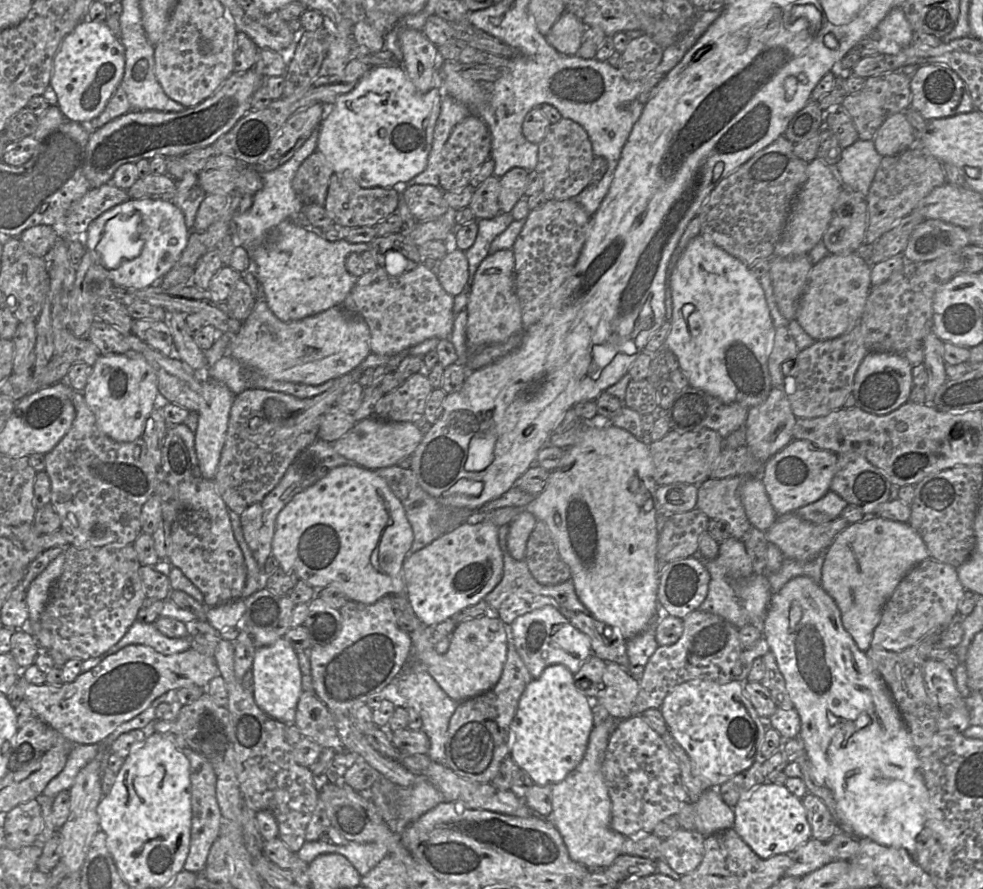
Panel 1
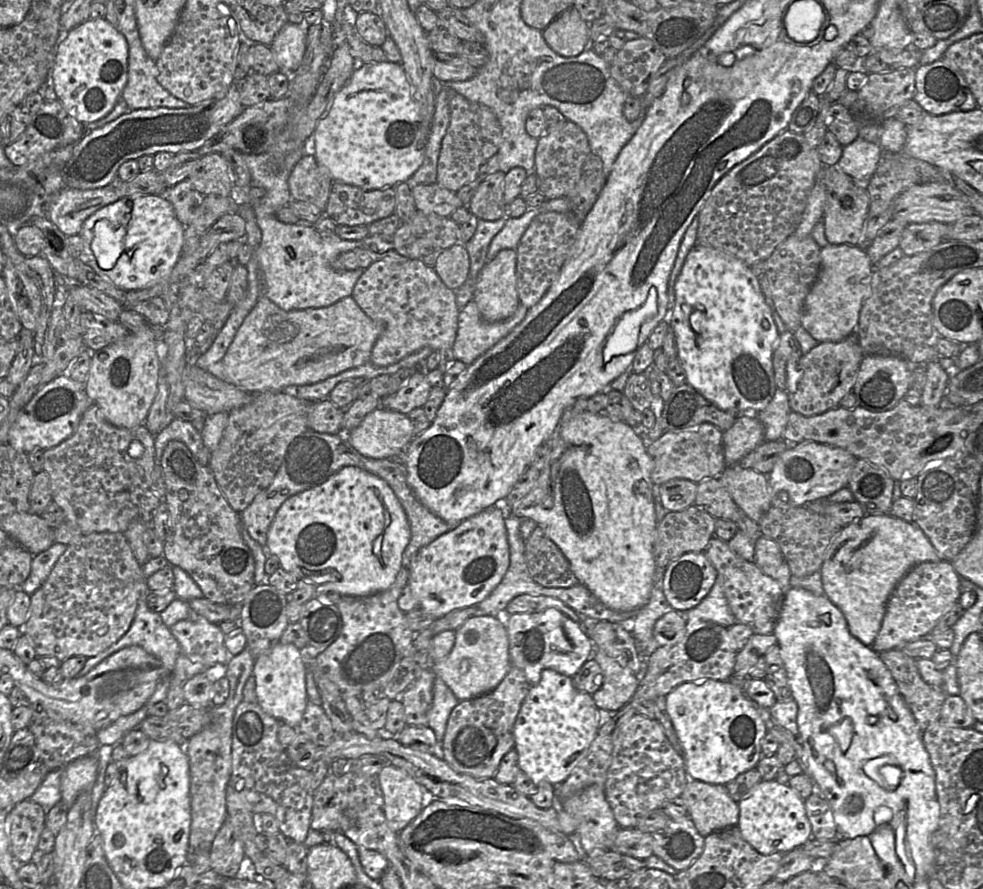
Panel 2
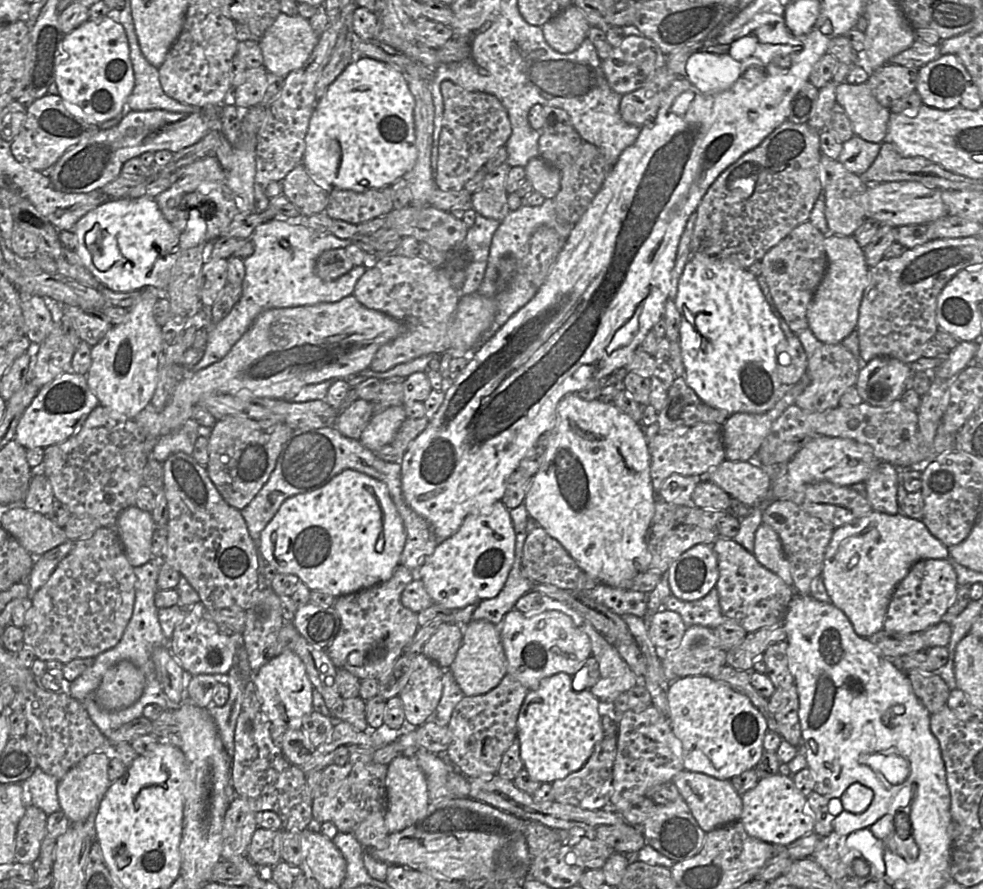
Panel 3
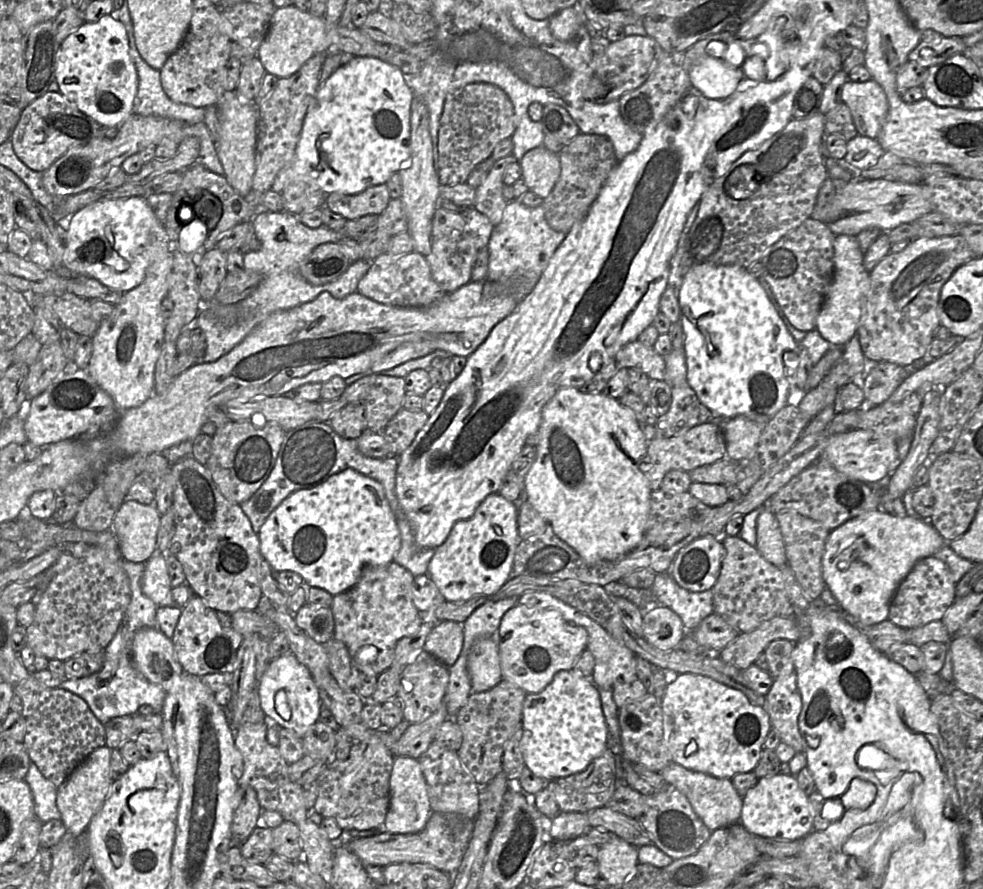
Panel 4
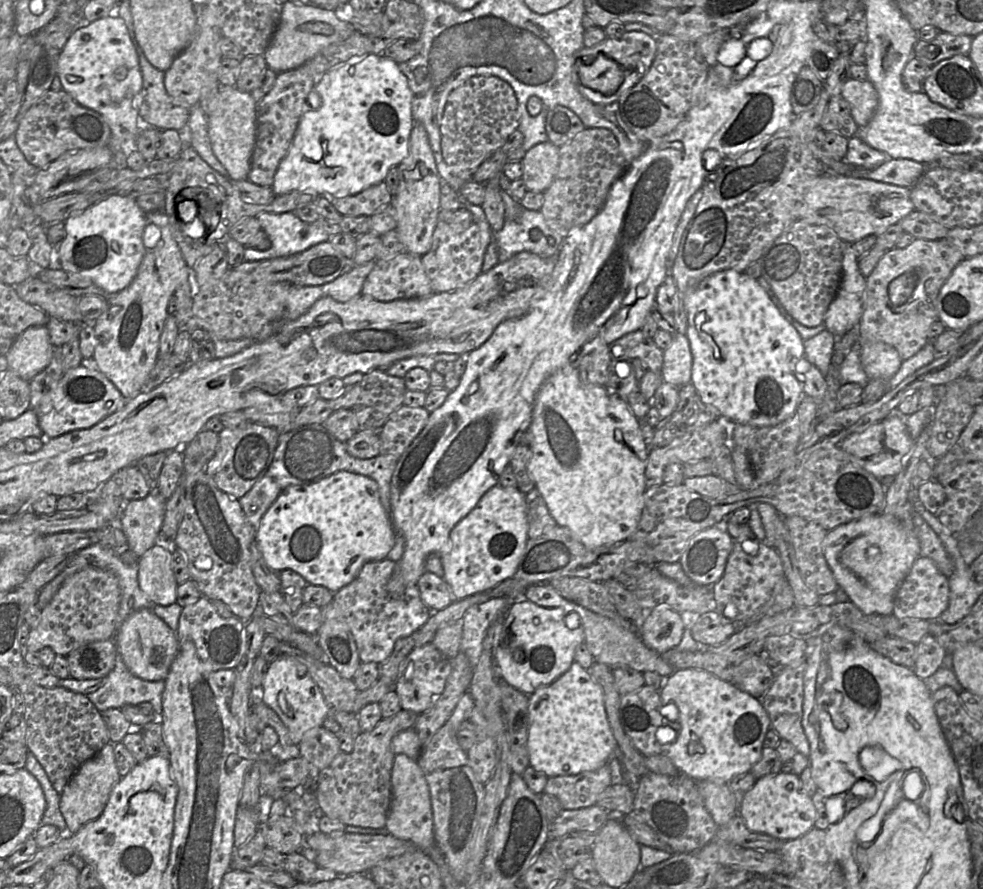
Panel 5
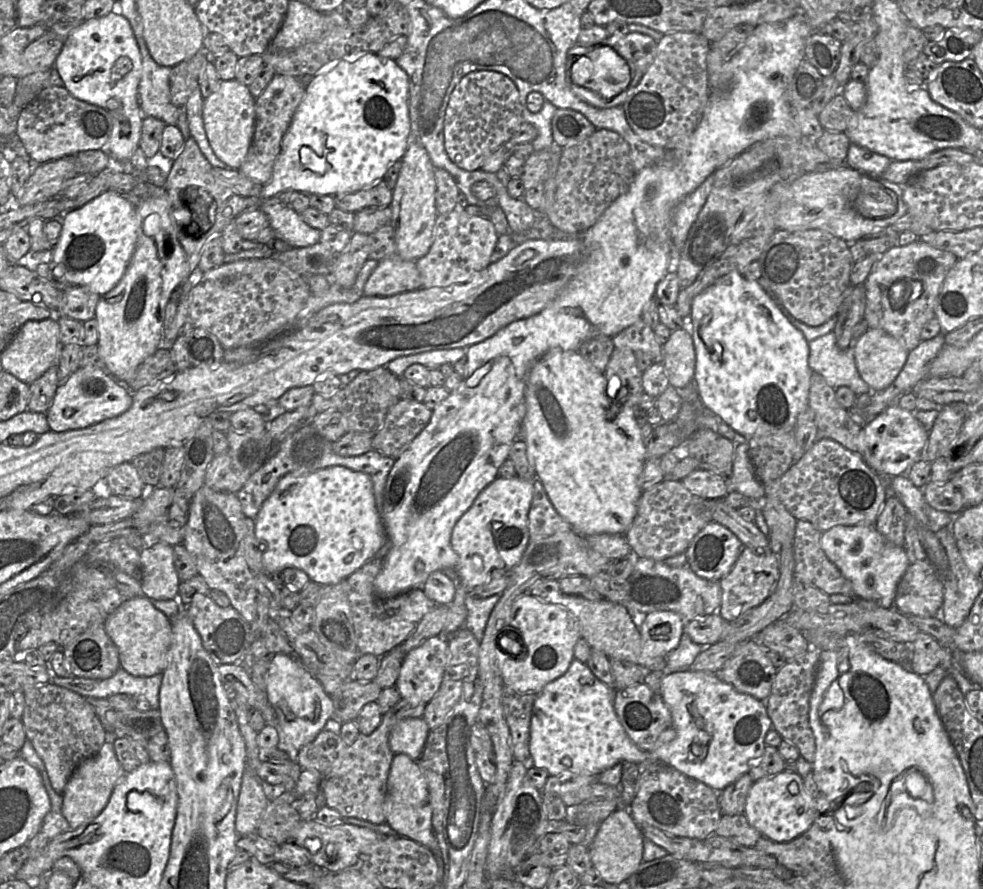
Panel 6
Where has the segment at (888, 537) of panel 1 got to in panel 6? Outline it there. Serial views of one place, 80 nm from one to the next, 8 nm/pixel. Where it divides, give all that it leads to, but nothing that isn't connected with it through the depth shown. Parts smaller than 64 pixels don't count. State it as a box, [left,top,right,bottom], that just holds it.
[821,525,911,608]

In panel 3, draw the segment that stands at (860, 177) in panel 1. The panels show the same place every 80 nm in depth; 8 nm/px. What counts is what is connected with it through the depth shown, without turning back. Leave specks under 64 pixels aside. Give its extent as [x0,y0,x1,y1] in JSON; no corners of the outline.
[838,135,881,175]

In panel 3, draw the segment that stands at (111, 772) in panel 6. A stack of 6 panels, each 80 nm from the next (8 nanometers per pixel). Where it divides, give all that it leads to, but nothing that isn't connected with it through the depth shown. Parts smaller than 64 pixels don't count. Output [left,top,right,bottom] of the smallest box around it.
[58,751,112,823]

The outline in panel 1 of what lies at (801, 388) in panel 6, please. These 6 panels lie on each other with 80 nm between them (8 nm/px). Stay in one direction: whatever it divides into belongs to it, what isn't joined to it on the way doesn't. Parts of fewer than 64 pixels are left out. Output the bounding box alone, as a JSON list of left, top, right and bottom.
[662,234,776,408]

